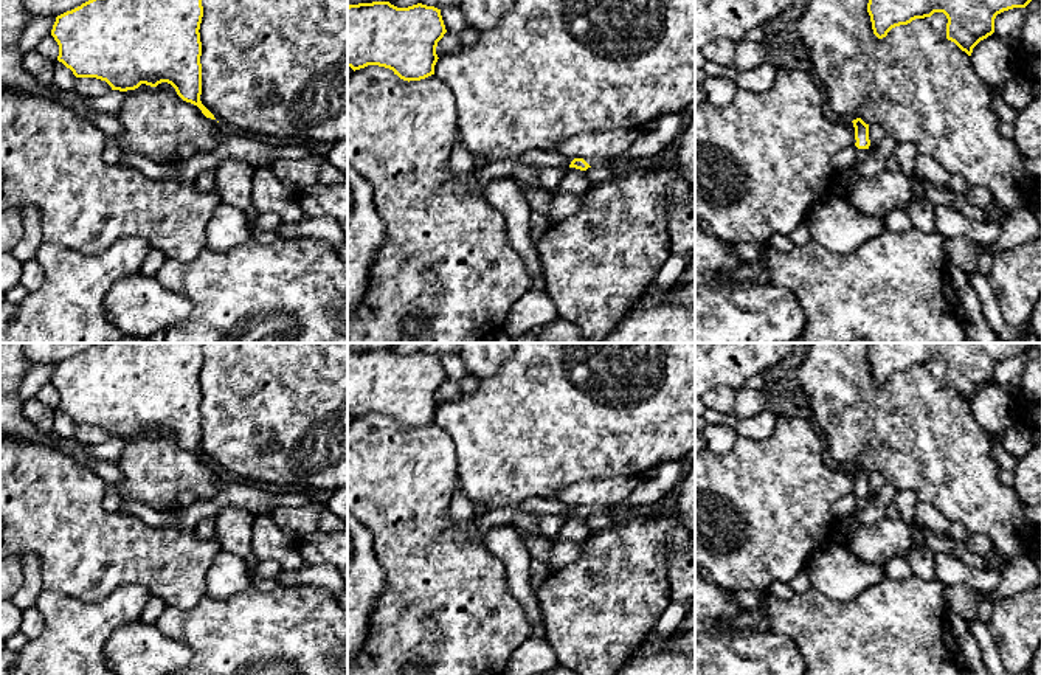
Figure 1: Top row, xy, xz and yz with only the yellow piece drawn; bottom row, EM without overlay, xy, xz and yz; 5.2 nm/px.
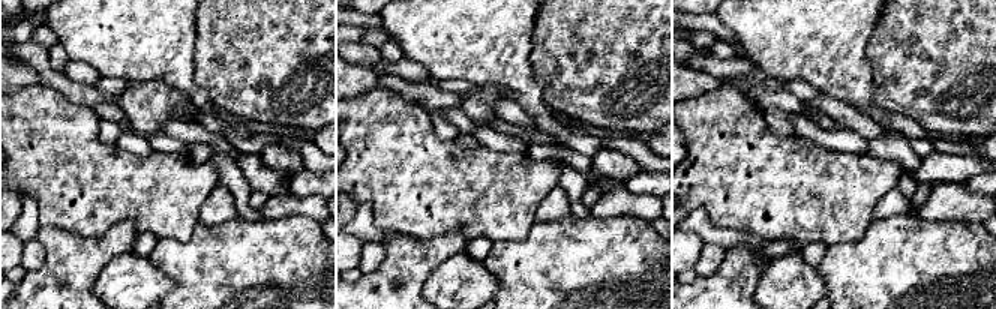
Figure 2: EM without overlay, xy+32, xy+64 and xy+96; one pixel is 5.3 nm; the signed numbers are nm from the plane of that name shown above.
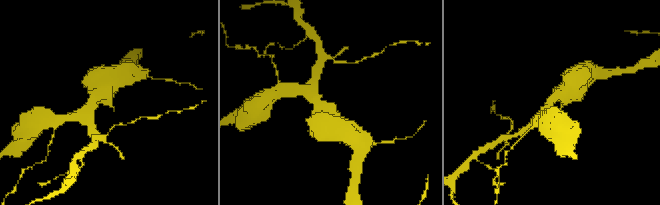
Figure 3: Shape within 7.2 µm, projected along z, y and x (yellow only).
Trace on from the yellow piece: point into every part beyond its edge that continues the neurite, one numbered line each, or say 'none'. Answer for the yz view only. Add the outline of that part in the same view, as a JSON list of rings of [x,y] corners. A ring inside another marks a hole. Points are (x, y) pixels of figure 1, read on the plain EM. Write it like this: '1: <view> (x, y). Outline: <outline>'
none

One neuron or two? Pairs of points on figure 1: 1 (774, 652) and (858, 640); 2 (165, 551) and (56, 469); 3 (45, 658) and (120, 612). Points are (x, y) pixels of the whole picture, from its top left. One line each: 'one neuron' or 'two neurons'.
1: two neurons
2: one neuron
3: one neuron

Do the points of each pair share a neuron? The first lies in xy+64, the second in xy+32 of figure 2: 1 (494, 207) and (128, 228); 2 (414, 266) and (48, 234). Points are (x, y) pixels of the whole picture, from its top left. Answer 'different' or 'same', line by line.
1: different
2: same

